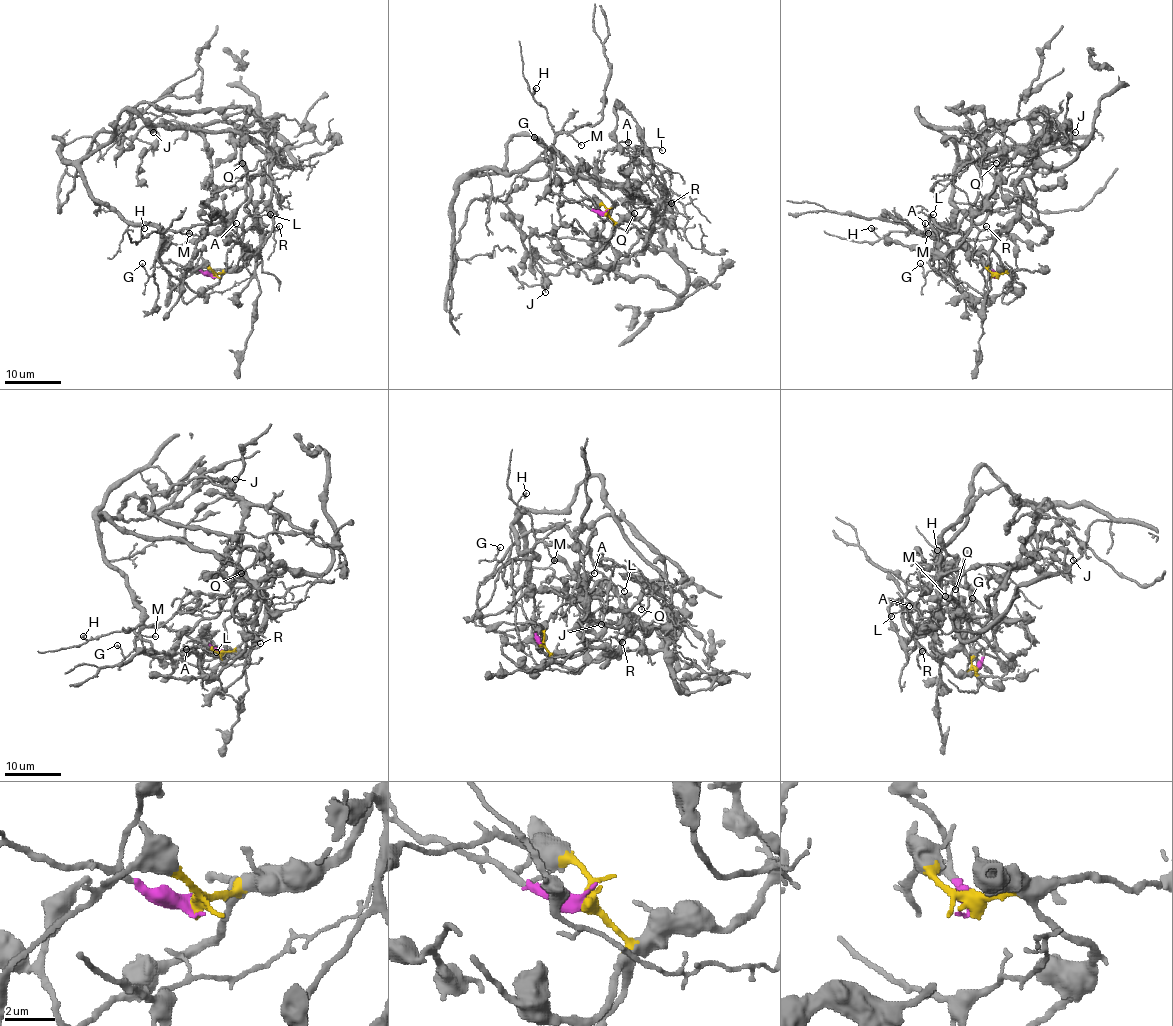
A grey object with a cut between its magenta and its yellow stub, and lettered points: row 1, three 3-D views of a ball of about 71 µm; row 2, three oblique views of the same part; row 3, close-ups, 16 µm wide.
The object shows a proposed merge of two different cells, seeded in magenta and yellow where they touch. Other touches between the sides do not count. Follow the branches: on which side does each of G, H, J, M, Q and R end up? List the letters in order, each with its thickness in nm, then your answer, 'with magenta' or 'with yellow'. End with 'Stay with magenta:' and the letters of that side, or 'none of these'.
G: 170 nm thick; with magenta
H: 180 nm thick; with magenta
J: 100 nm thick; with yellow
M: 110 nm thick; with magenta
Q: 130 nm thick; with magenta
R: 110 nm thick; with yellow
Stay with magenta: G, H, M, Q

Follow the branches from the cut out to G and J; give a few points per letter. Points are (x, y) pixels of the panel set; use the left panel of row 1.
G: (212, 275), (192, 267), (164, 261), (158, 257), (162, 241), (155, 268), (148, 275), (142, 263)
J: (213, 275), (239, 270), (260, 243), (246, 183), (269, 162), (295, 162), (259, 131), (219, 121), (154, 132)

